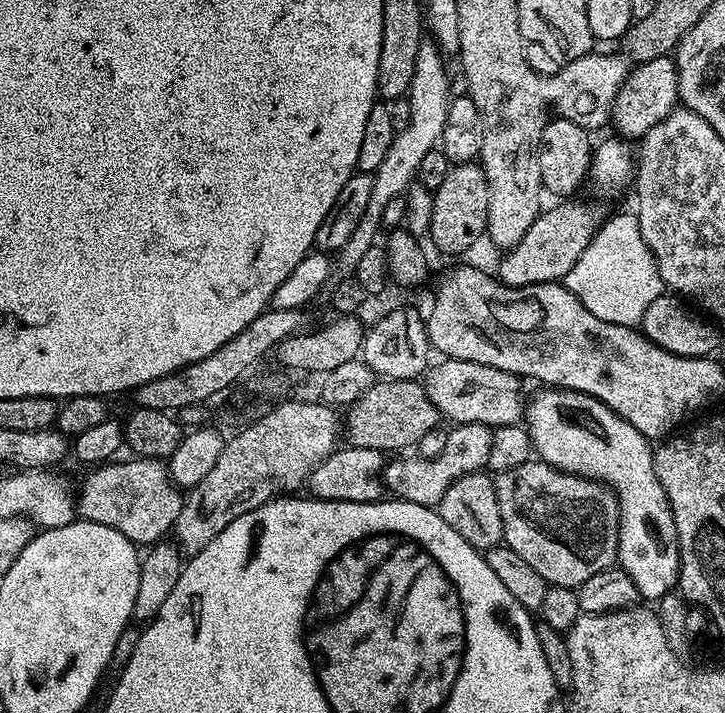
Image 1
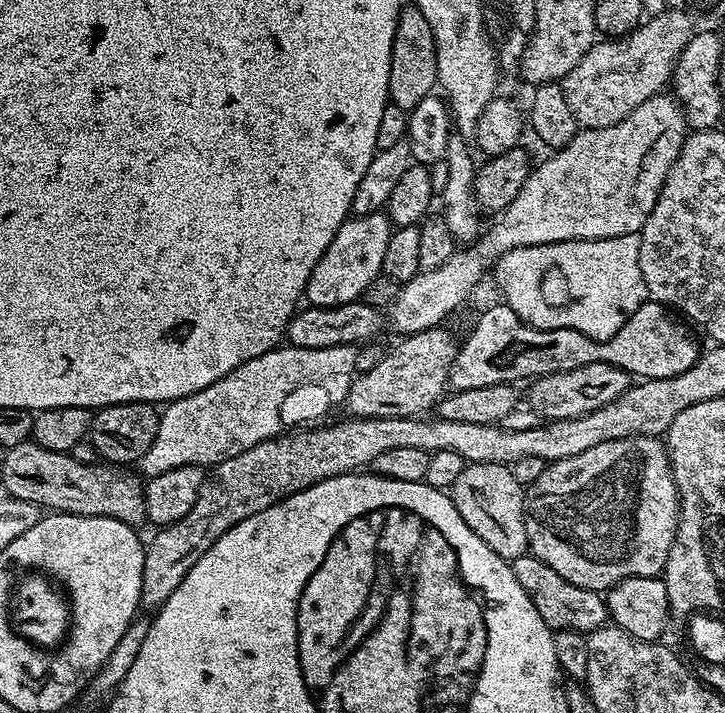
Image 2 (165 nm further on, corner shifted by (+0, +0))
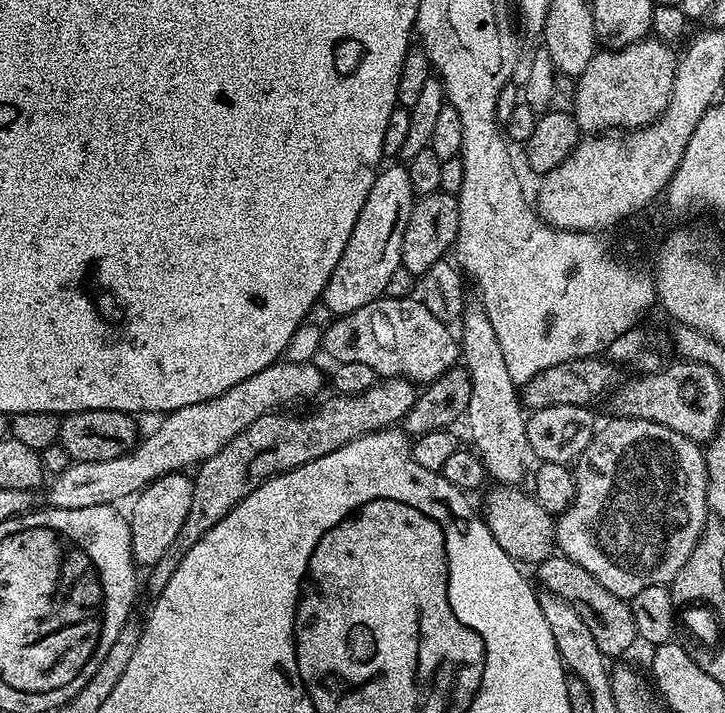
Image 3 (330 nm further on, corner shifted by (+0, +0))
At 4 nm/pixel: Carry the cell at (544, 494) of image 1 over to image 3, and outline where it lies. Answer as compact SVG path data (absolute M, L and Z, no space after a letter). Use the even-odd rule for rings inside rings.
M623 418L609 421L599 425L590 446L575 461L576 493L572 505L555 521L556 548L578 562L582 570L594 574L610 594L631 602L646 586L671 585L678 570L686 566L708 517L708 467L697 441L658 426L658 422Z

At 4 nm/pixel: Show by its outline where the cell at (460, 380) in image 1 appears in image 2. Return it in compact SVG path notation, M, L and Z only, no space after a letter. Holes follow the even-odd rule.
M602 361L578 366L574 370L566 370L549 376L537 376L531 381L528 392L530 407L533 412L540 413L545 421L578 418L582 414L590 414L606 402L614 402L618 394L622 394L630 386L630 376L612 364Z

